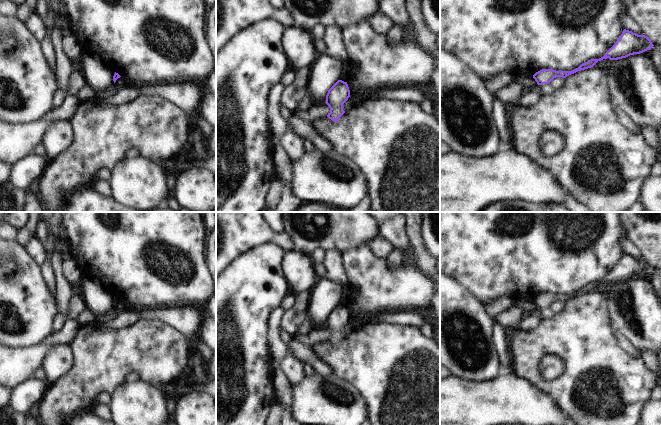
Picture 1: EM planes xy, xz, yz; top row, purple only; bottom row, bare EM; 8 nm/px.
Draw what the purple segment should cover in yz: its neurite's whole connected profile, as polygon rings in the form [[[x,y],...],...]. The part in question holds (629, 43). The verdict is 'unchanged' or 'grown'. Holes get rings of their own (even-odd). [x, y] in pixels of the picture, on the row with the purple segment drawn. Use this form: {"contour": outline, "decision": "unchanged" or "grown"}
{"contour": [[[624,29],[621,36],[615,44],[599,59],[591,59],[581,64],[572,71],[556,71],[552,69],[542,69],[533,75],[538,85],[548,84],[556,77],[566,78],[578,71],[593,67],[598,61],[609,58],[610,60],[618,60],[626,58],[630,55],[640,54],[650,50],[654,45],[645,35],[638,35],[632,31]]], "decision": "unchanged"}

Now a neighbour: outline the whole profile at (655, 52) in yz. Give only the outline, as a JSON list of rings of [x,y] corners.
[[[661,43],[653,46],[649,50],[649,55],[653,59],[656,71],[661,75]]]

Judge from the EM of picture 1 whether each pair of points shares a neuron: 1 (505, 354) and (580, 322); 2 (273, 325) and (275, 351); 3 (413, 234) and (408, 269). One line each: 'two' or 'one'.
1: two
2: one
3: two

